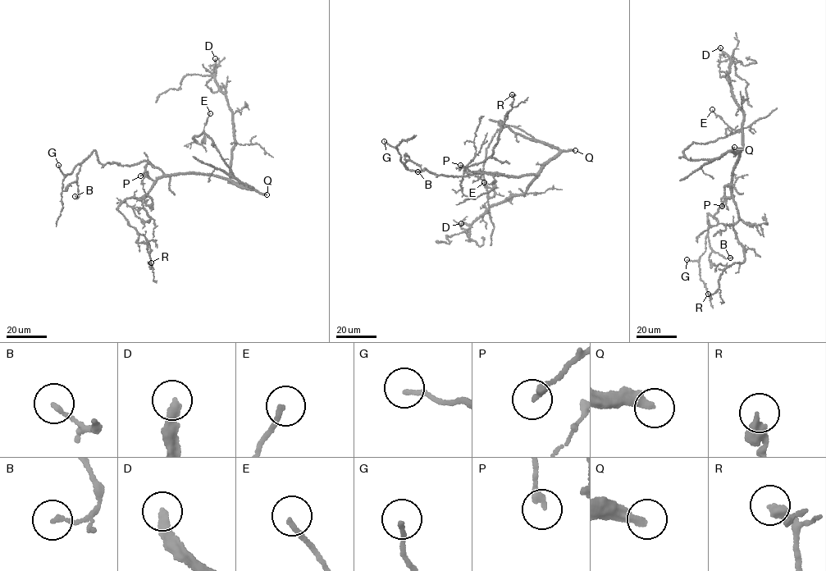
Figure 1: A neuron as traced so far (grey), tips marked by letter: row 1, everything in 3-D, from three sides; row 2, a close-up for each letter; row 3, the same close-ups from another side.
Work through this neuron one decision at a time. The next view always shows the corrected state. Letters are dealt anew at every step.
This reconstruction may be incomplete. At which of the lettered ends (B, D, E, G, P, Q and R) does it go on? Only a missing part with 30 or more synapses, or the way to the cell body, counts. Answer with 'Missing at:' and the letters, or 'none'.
Missing at: D, E, Q

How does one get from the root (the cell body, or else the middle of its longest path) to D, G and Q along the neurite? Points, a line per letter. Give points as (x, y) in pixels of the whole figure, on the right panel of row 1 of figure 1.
D: (740, 155), (742, 148), (743, 114), (733, 98), (727, 76), (730, 57), (720, 47)
G: (740, 155), (731, 185), (723, 187), (716, 218), (707, 214), (705, 252), (696, 261), (686, 259)
Q: (740, 155), (742, 149), (736, 153), (732, 151), (734, 147)

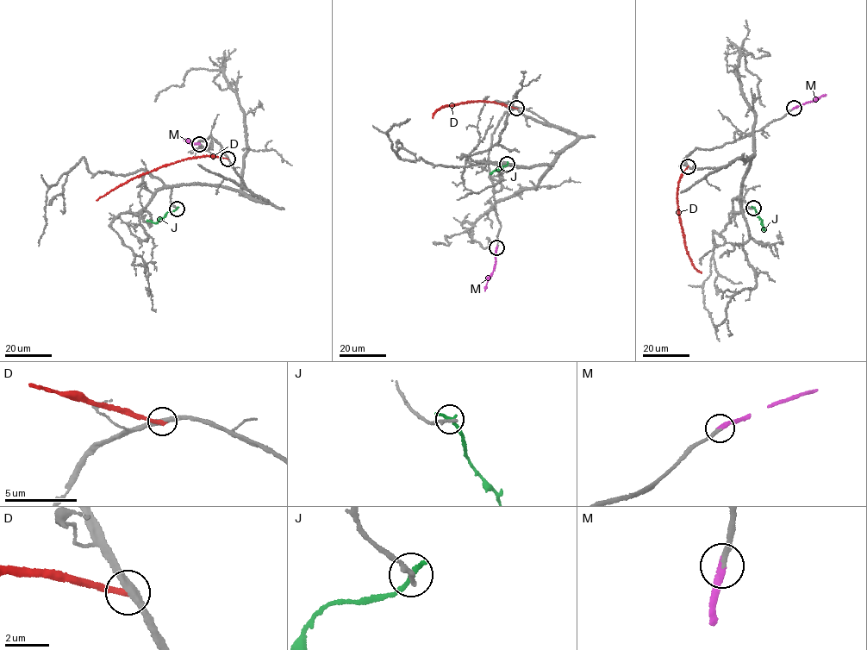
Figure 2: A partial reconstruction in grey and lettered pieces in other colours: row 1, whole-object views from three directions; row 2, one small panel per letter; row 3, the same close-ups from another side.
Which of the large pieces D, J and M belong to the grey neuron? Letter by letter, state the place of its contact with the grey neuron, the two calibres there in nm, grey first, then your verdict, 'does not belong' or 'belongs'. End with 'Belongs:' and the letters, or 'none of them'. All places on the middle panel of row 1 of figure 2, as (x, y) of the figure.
D: contact (516, 108); calibres 340 and 280 nm; does not belong
J: contact (507, 164); calibres 260 and 280 nm; does not belong
M: contact (496, 247); calibres 240 and 240 nm; belongs
Belongs: M

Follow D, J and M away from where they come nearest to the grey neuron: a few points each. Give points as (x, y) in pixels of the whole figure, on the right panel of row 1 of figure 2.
D: (687, 166), (678, 179), (677, 213), (687, 249), (693, 265), (701, 272)
J: (753, 207), (764, 229)
M: (794, 108), (826, 95)

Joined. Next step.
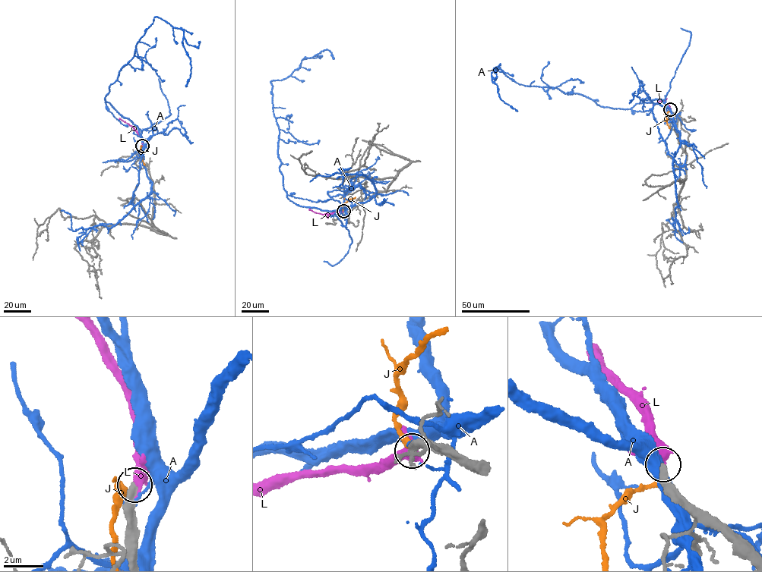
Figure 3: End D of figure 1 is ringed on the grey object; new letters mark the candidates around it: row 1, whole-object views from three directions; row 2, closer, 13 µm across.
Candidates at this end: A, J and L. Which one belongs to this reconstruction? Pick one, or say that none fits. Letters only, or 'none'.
L

